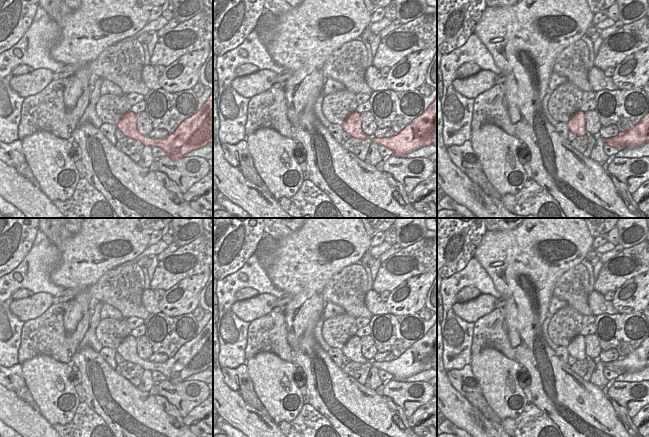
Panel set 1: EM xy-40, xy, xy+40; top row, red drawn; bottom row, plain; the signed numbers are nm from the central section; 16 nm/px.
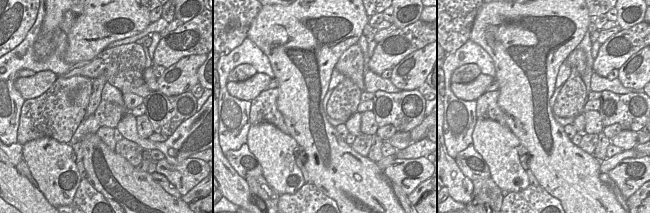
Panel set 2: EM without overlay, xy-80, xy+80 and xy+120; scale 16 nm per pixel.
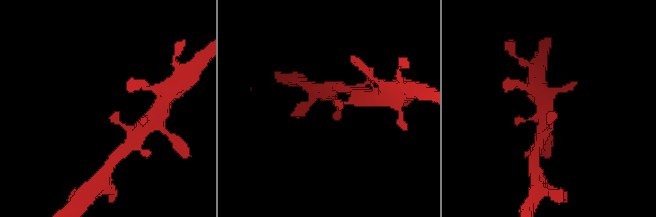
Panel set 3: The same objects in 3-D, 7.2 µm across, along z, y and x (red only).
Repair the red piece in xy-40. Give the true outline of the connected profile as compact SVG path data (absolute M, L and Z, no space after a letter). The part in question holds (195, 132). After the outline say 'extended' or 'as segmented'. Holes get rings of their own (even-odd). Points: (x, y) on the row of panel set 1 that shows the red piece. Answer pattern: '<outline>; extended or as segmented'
M213 93L202 107L186 118L164 139L141 135L137 130L136 114L126 112L116 125L125 137L138 140L144 146L159 147L169 158L178 160L185 154L213 142Z; as segmented

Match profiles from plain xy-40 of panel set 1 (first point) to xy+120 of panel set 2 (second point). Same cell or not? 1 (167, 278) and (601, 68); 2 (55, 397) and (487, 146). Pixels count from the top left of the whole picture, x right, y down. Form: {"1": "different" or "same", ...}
{"1": "same", "2": "same"}

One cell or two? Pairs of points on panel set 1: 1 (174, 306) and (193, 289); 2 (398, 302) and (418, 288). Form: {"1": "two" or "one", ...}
{"1": "one", "2": "one"}

